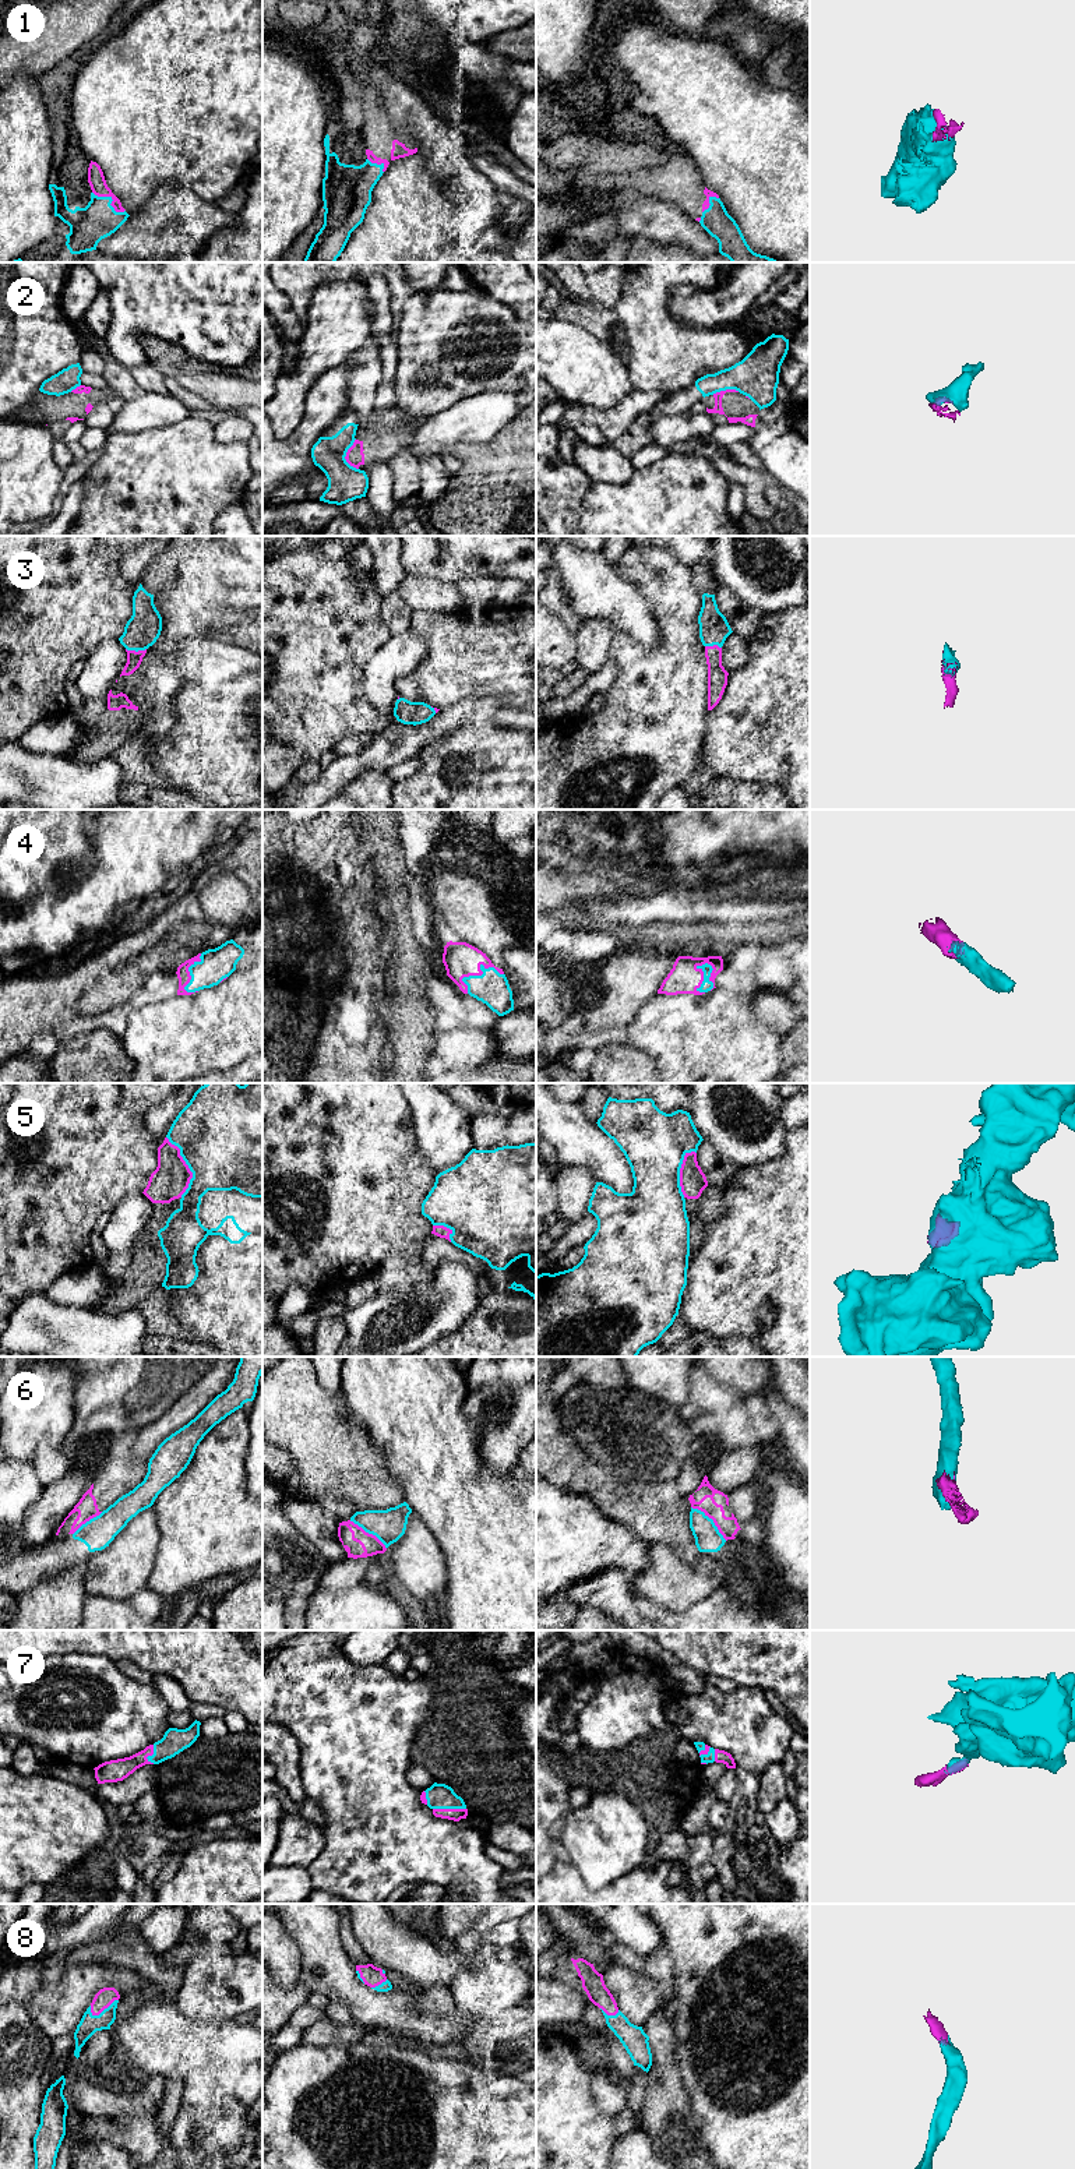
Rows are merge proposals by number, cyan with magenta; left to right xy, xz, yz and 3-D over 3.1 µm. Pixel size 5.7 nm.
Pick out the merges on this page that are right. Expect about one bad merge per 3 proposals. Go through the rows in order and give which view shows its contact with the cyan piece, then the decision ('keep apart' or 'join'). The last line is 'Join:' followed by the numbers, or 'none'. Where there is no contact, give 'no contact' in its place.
1: contact in xy; join
2: contact in xz; keep apart
3: contact in xy; join
4: contact in yz; join
5: contact in xy; keep apart
6: contact in yz; keep apart
7: contact in xz; join
8: contact in xy; join
Join: 1, 3, 4, 7, 8

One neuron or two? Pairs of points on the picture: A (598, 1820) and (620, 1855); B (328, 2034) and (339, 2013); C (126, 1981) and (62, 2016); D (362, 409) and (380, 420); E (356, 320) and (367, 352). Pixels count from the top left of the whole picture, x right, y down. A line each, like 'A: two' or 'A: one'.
A: one
B: two
C: one
D: two
E: two

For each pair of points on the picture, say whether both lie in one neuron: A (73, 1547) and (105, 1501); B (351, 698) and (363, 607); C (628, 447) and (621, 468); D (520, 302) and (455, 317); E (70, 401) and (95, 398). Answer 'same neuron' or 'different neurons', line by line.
A: different neurons
B: same neuron
C: different neurons
D: different neurons
E: same neuron

